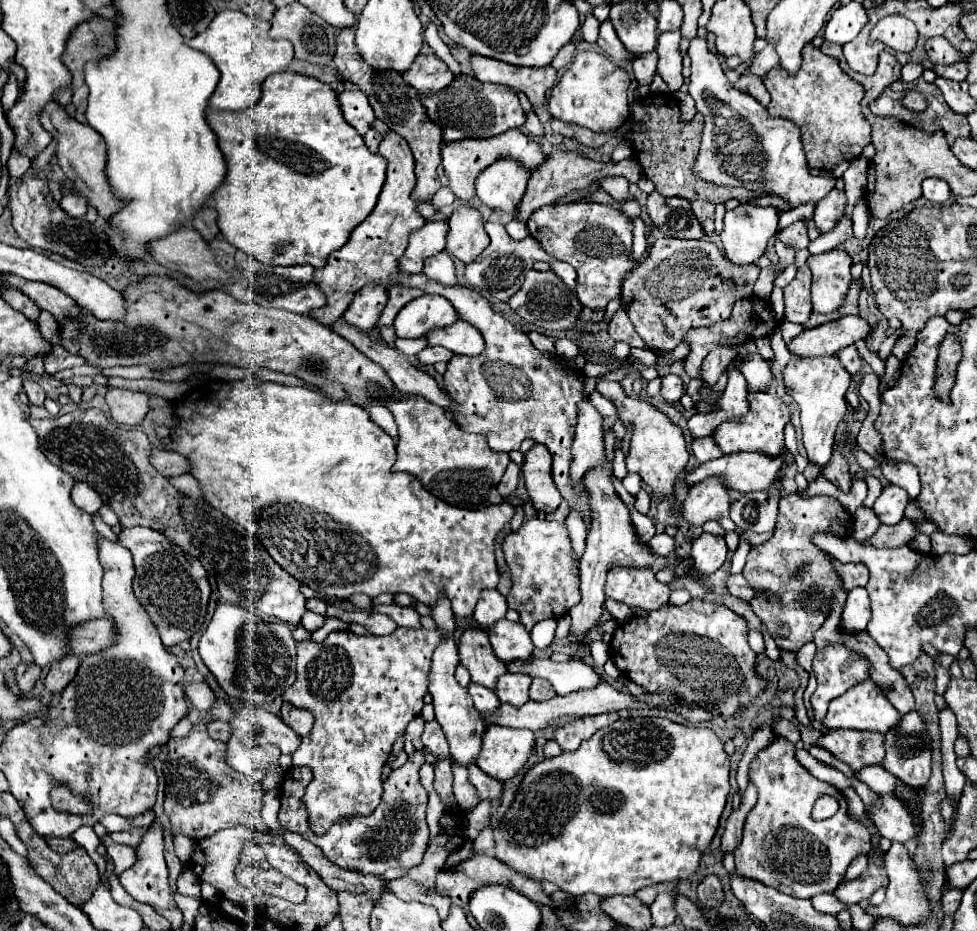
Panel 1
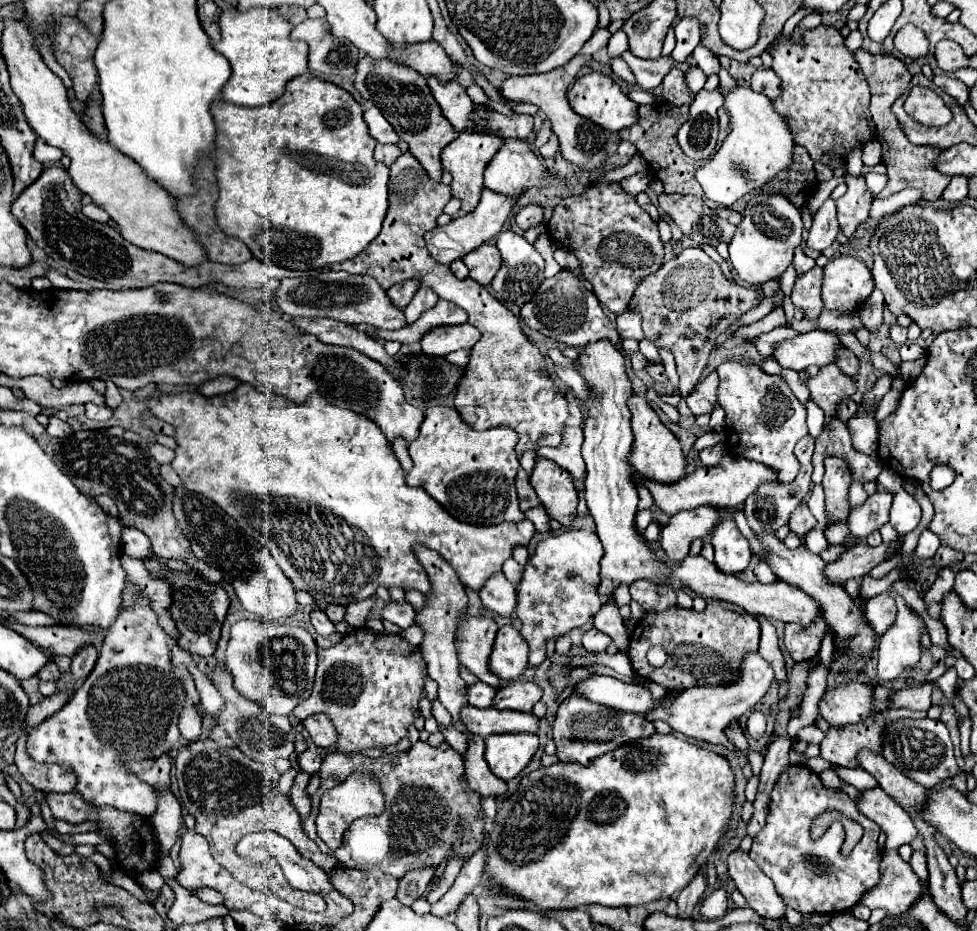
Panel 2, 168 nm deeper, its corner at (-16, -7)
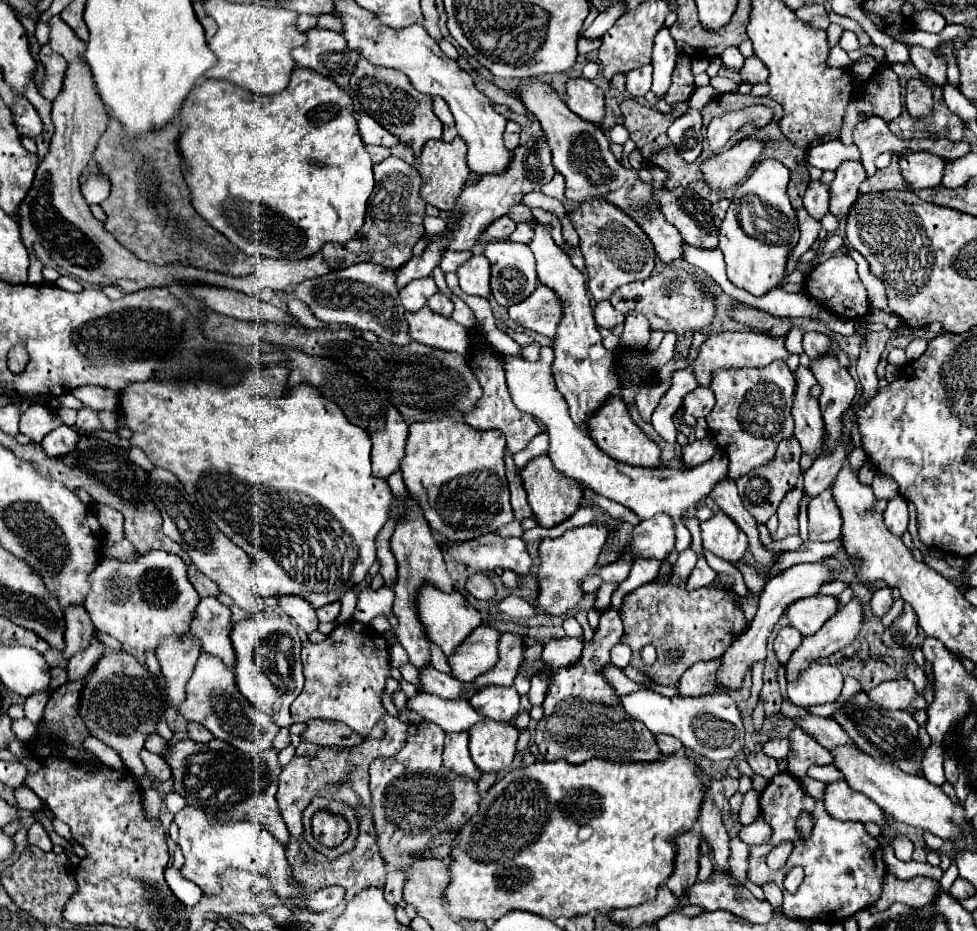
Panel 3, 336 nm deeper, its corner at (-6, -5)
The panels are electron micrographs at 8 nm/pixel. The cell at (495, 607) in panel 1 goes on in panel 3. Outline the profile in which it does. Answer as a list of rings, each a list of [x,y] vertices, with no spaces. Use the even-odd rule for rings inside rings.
[[[474,573],[468,583],[466,583],[466,589],[472,597],[480,599],[480,601],[492,601],[496,597],[496,587],[494,587],[494,581],[486,575],[486,573]]]

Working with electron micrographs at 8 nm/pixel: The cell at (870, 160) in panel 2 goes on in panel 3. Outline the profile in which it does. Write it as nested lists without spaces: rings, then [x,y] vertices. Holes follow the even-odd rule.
[[[838,139],[820,143],[808,151],[808,163],[822,171],[836,171],[840,163],[850,159],[862,159],[856,145],[842,145]]]

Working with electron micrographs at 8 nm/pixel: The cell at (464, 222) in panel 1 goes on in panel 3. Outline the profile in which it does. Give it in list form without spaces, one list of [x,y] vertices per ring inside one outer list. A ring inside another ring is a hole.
[[[472,255],[466,259],[458,269],[456,275],[460,279],[460,287],[468,295],[480,295],[488,297],[490,295],[490,265],[484,255]]]

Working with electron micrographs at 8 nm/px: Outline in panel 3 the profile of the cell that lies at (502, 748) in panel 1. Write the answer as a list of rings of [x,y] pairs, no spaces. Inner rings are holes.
[[[484,719],[470,729],[470,755],[482,773],[498,773],[516,757],[518,729],[512,723]]]

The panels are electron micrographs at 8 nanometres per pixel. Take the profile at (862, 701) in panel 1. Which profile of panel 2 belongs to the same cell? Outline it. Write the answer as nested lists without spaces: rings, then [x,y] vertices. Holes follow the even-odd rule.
[[[844,681],[824,693],[818,703],[820,717],[824,717],[830,725],[850,725],[866,721],[872,713],[872,689],[866,683]]]

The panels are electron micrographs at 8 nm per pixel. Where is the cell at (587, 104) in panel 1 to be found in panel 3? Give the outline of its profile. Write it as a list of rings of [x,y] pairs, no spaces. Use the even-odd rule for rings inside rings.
[[[580,77],[580,79],[568,79],[566,83],[566,105],[570,111],[574,111],[578,117],[590,123],[600,123],[606,115],[606,103],[600,89]]]

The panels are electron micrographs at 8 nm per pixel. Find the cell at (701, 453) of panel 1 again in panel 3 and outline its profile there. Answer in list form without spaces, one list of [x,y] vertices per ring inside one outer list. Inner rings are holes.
[[[704,437],[700,441],[688,443],[682,449],[682,459],[688,467],[696,467],[698,463],[706,463],[706,459],[712,459],[712,455],[716,453],[716,443],[712,437]]]

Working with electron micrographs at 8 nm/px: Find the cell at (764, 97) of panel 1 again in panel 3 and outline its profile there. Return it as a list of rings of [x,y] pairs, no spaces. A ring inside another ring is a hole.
[[[750,57],[750,59],[746,59],[744,67],[740,69],[740,77],[744,83],[750,83],[750,85],[766,83],[768,71],[766,71],[766,65],[758,57]]]

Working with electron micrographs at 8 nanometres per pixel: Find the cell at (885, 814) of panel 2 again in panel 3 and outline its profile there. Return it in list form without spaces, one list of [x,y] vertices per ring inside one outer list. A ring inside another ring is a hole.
[[[836,781],[826,785],[826,795],[824,795],[824,805],[826,811],[840,819],[840,821],[860,821],[860,823],[876,823],[882,833],[878,835],[878,843],[886,847],[886,829],[888,829],[888,815],[880,811],[880,807],[862,795],[860,791],[850,789],[844,781]]]

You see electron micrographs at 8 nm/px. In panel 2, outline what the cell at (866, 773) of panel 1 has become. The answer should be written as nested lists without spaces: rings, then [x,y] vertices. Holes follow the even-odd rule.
[[[834,767],[834,773],[848,785],[856,787],[856,789],[870,789],[870,787],[876,787],[876,779],[872,779],[870,773],[866,773],[864,769],[856,767],[856,769],[844,769],[844,767]]]

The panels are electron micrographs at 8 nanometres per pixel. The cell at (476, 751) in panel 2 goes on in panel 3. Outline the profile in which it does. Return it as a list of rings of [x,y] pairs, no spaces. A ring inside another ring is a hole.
[[[446,733],[446,745],[444,745],[444,765],[462,775],[478,781],[482,777],[482,771],[474,767],[474,761],[468,753],[468,733]]]

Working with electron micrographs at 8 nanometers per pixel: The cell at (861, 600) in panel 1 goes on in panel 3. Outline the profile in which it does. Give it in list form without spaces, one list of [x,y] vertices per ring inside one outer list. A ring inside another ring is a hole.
[[[882,587],[878,591],[872,593],[872,599],[870,599],[870,609],[876,617],[884,617],[888,613],[892,605],[892,591],[888,587]]]

